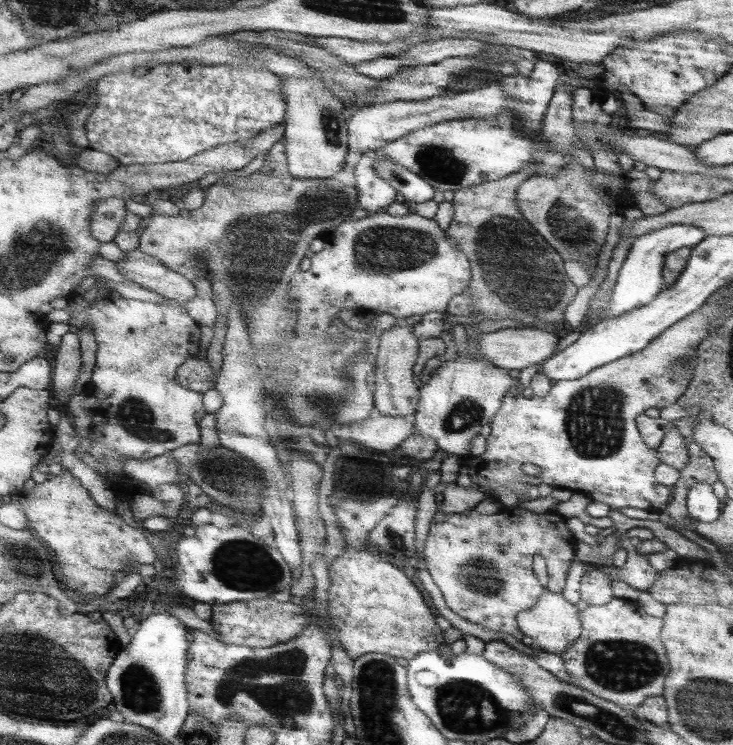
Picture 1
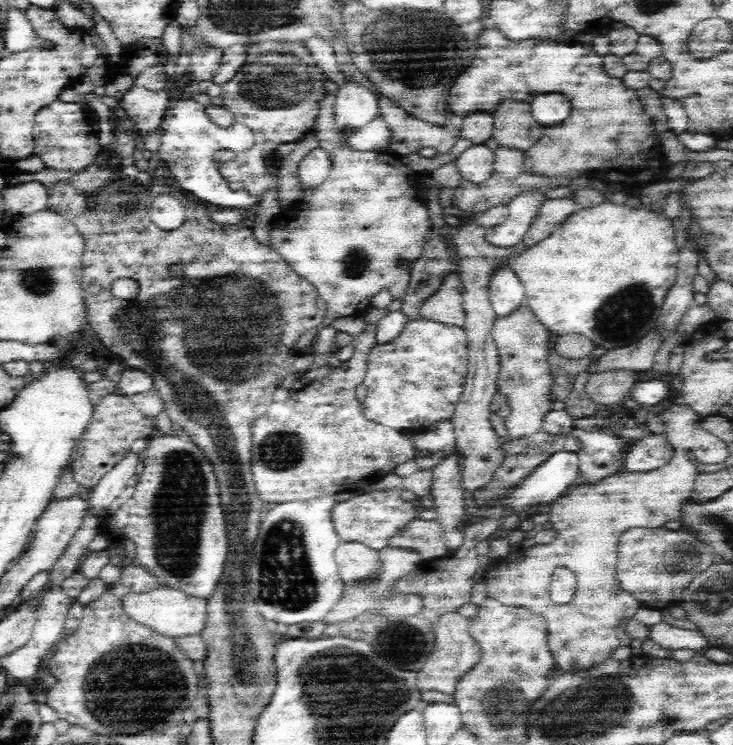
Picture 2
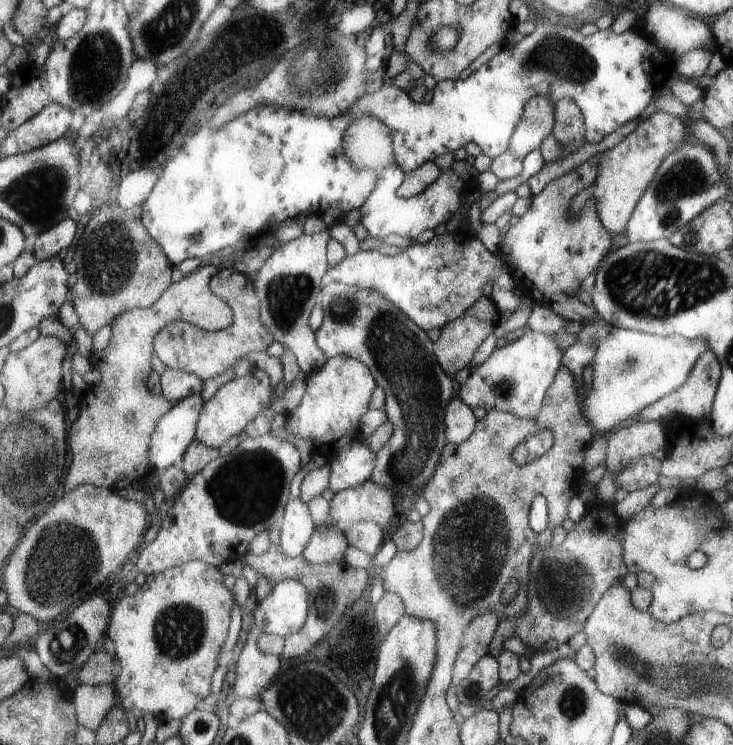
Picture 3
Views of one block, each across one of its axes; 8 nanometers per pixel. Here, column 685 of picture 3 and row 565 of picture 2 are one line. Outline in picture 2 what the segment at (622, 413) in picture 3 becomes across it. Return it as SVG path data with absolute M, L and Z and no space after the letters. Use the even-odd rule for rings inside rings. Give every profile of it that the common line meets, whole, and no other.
M340 542L340 546L334 552L334 558L338 562L340 578L346 586L374 578L374 574L380 568L378 552L358 542Z

